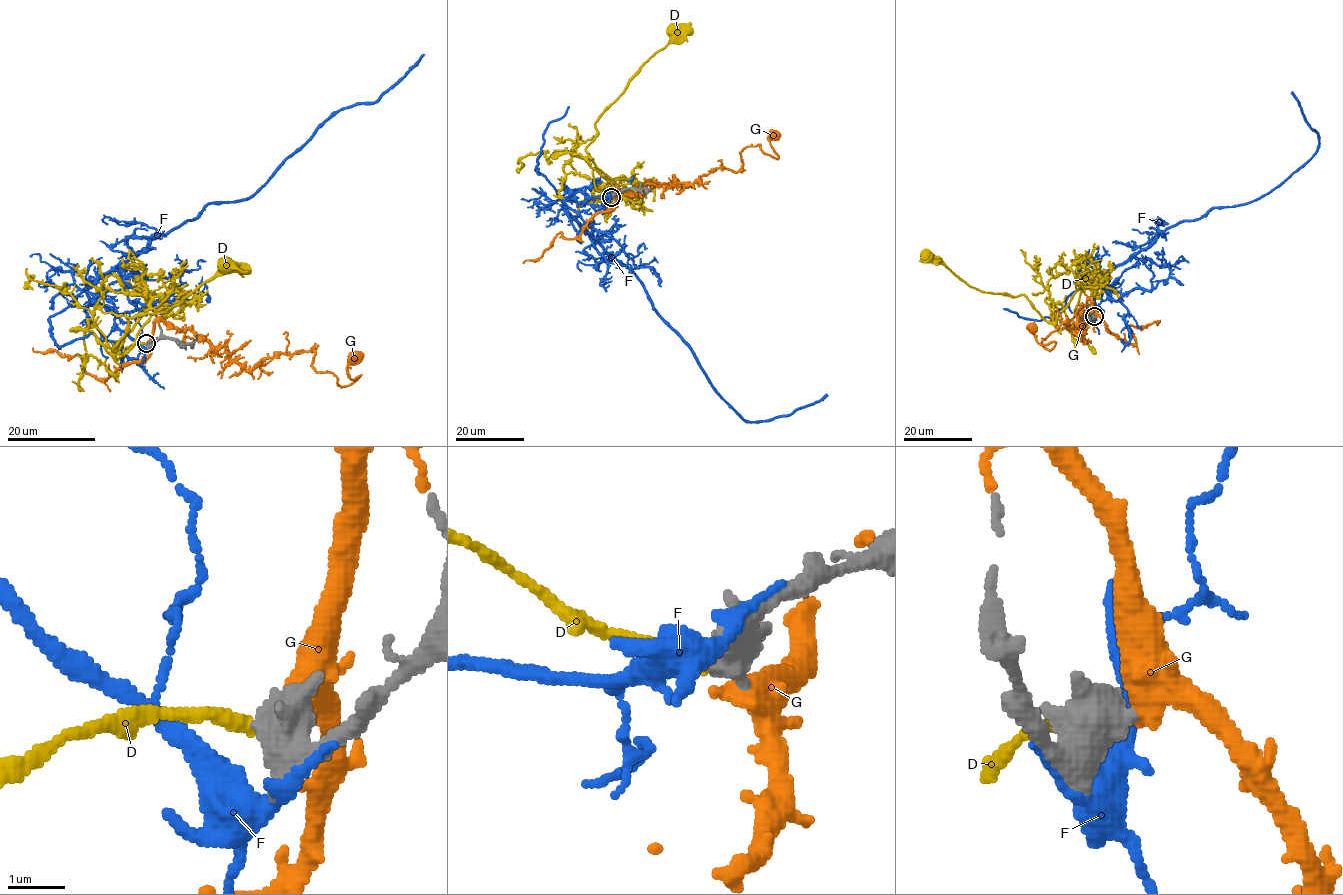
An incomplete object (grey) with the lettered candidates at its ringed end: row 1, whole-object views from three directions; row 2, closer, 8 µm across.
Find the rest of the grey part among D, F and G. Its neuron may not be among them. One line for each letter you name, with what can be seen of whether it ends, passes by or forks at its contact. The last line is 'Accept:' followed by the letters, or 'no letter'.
Accept: no letter

